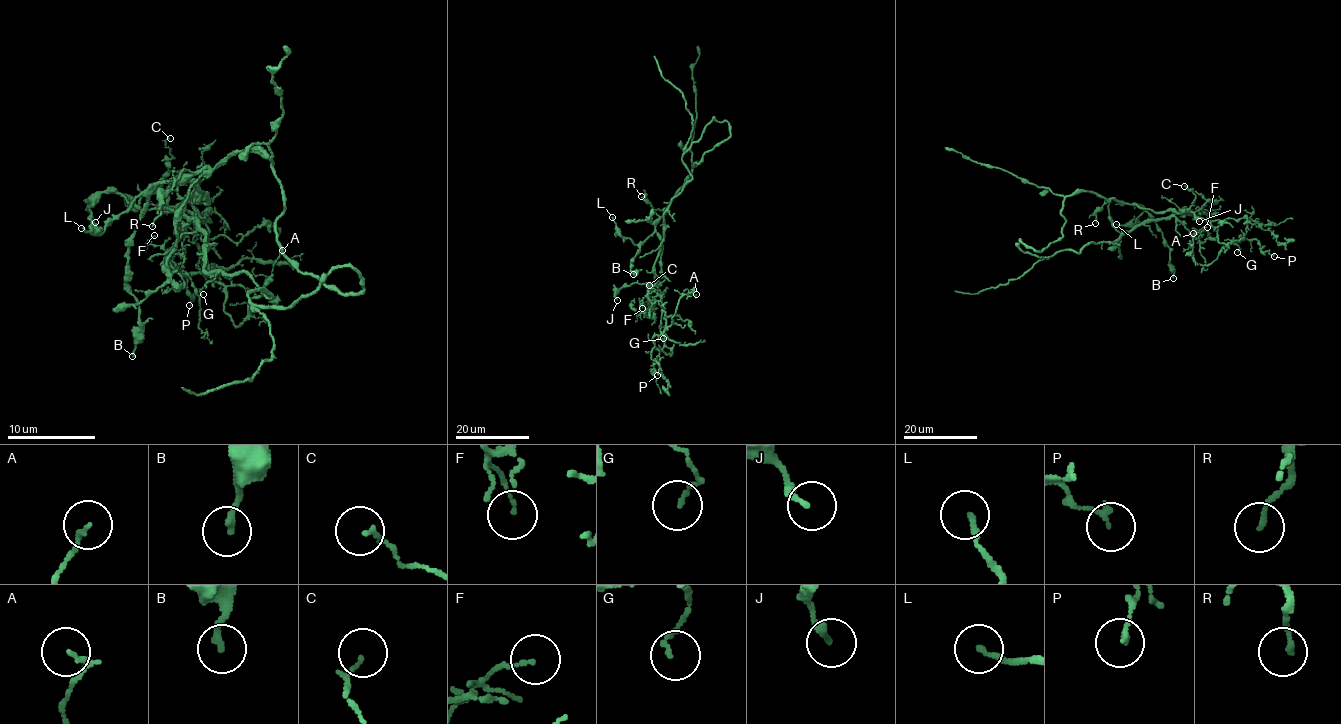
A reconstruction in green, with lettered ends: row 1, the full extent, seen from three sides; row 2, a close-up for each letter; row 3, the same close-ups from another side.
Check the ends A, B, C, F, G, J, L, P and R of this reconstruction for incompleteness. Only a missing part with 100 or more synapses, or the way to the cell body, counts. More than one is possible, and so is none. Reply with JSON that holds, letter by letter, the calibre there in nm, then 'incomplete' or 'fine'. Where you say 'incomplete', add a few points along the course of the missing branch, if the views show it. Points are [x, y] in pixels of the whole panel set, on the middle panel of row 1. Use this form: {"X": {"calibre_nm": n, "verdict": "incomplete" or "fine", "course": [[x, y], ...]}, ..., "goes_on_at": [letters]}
{"A": {"calibre_nm": 120, "verdict": "fine"}, "B": {"calibre_nm": 220, "verdict": "fine"}, "C": {"calibre_nm": 110, "verdict": "fine"}, "F": {"calibre_nm": 100, "verdict": "fine"}, "G": {"calibre_nm": 120, "verdict": "fine"}, "J": {"calibre_nm": 220, "verdict": "fine"}, "L": {"calibre_nm": 170, "verdict": "fine"}, "P": {"calibre_nm": 150, "verdict": "fine"}, "R": {"calibre_nm": 150, "verdict": "fine"}, "goes_on_at": []}

